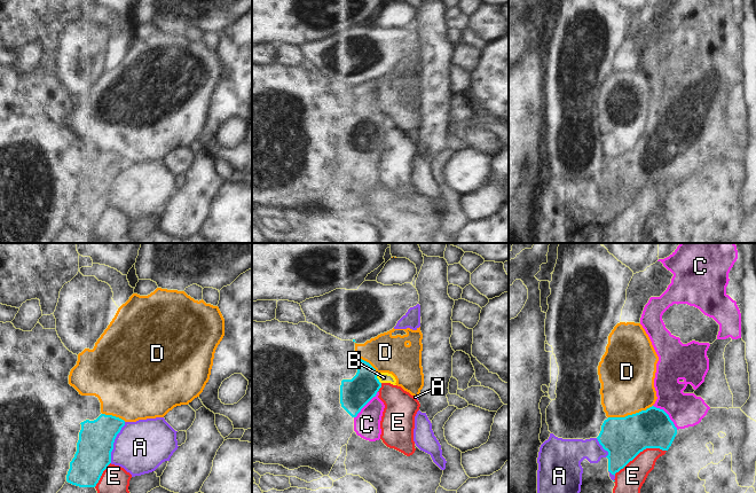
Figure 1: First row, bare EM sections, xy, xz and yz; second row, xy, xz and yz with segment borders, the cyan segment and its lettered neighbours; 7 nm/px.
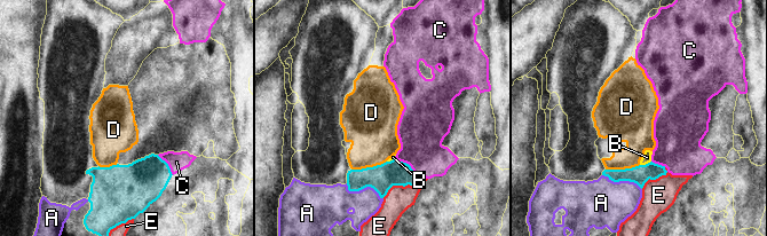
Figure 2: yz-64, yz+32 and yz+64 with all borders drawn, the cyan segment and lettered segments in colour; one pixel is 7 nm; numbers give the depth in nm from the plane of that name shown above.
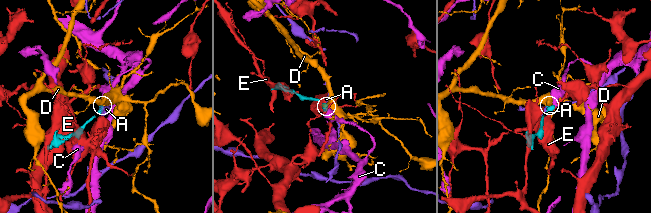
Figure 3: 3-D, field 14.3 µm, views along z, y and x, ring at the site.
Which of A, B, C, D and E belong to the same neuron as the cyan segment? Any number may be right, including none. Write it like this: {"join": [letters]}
{"join": ["C"]}

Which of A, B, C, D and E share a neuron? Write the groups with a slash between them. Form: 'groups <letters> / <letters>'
groups A / B D / C / E

